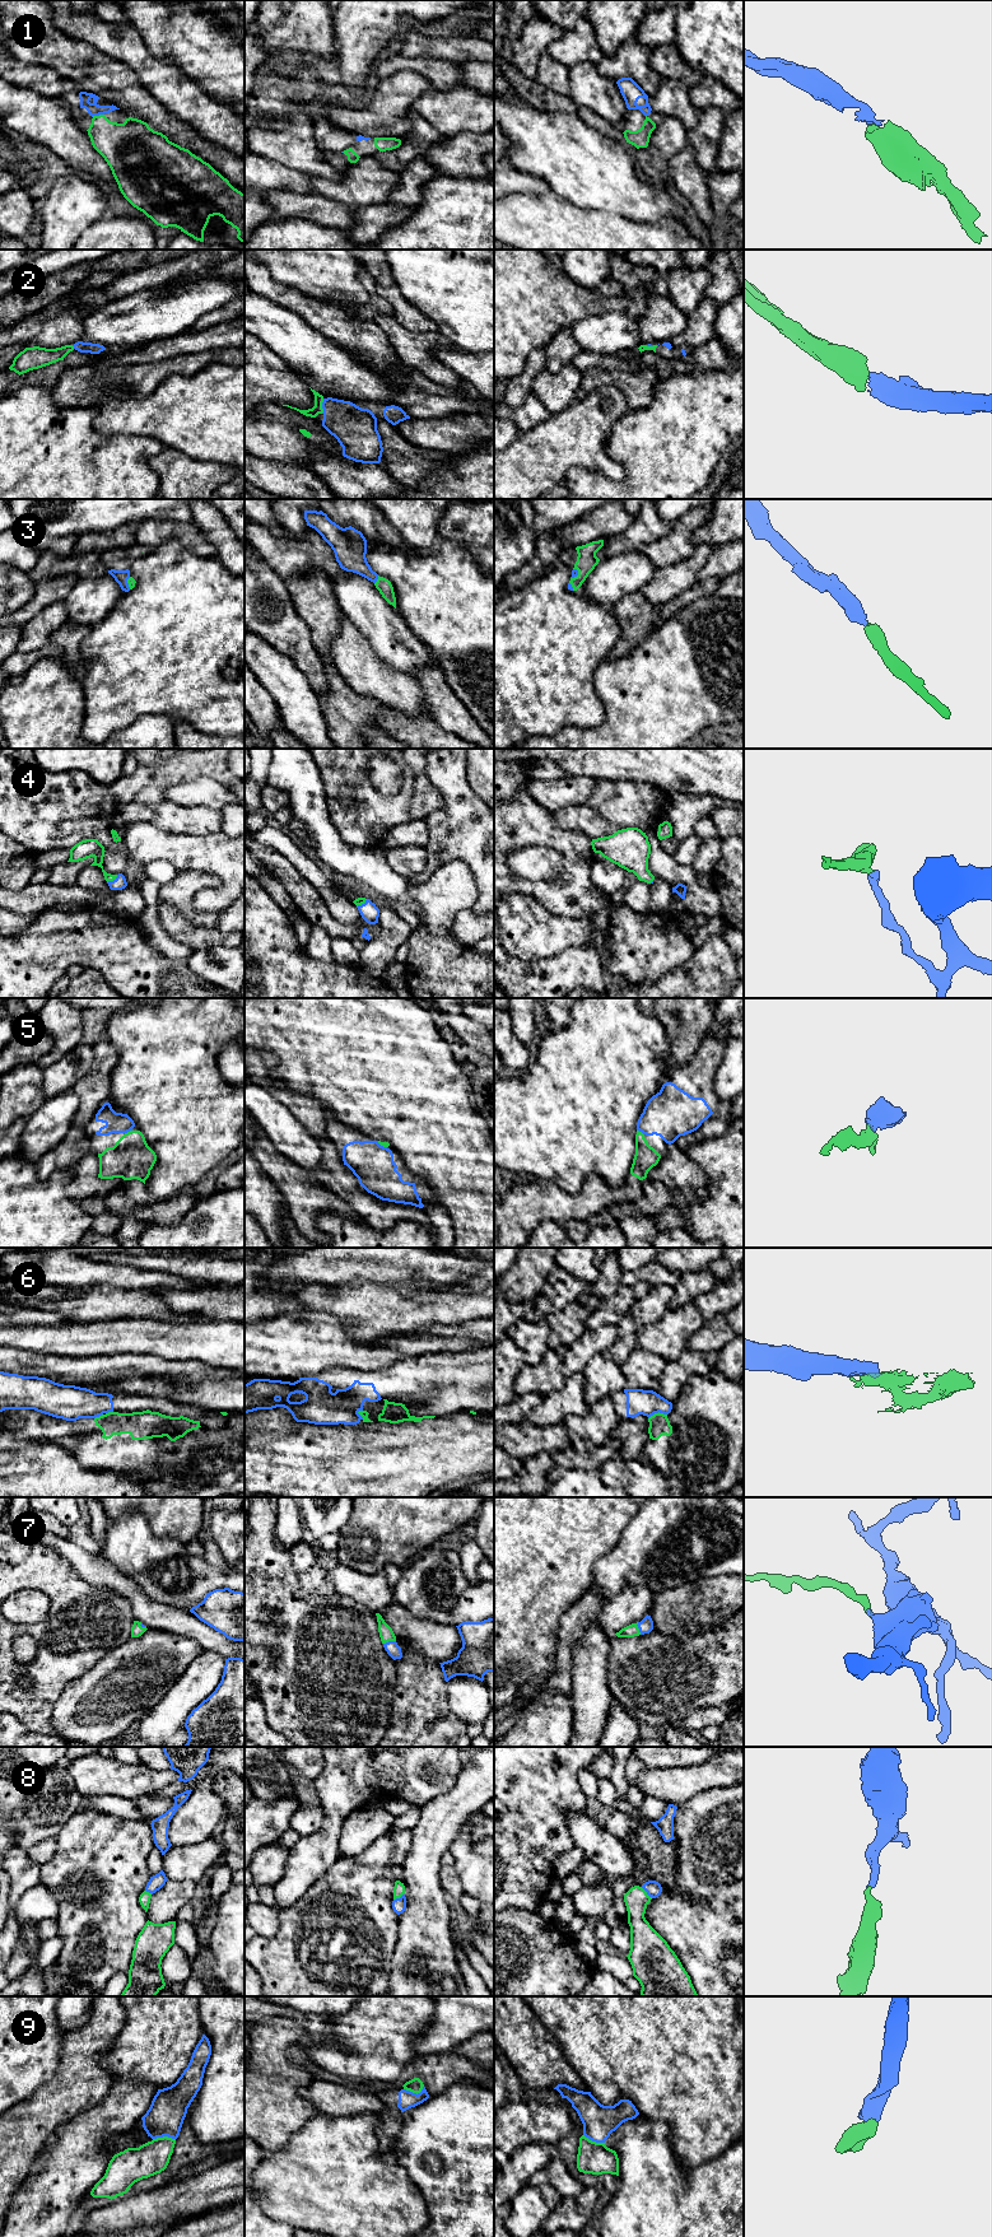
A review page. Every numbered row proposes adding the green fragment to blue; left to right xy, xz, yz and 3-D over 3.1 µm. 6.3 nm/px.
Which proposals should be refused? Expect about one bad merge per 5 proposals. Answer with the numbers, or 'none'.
6

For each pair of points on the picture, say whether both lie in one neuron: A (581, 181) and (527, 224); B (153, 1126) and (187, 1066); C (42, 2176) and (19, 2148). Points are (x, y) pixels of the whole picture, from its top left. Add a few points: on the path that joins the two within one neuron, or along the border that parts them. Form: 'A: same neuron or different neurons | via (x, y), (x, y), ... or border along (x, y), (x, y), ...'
A: different neurons | border along (552, 189), (558, 195), (588, 210)
B: same neuron | via (168, 1110), (173, 1105), (173, 1081)
C: different neurons | border along (50, 2139), (33, 2163), (28, 2176), (17, 2190)

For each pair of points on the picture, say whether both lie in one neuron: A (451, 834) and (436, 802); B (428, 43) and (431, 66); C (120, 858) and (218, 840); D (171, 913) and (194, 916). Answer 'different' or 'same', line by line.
A: different
B: different
C: different
D: different

